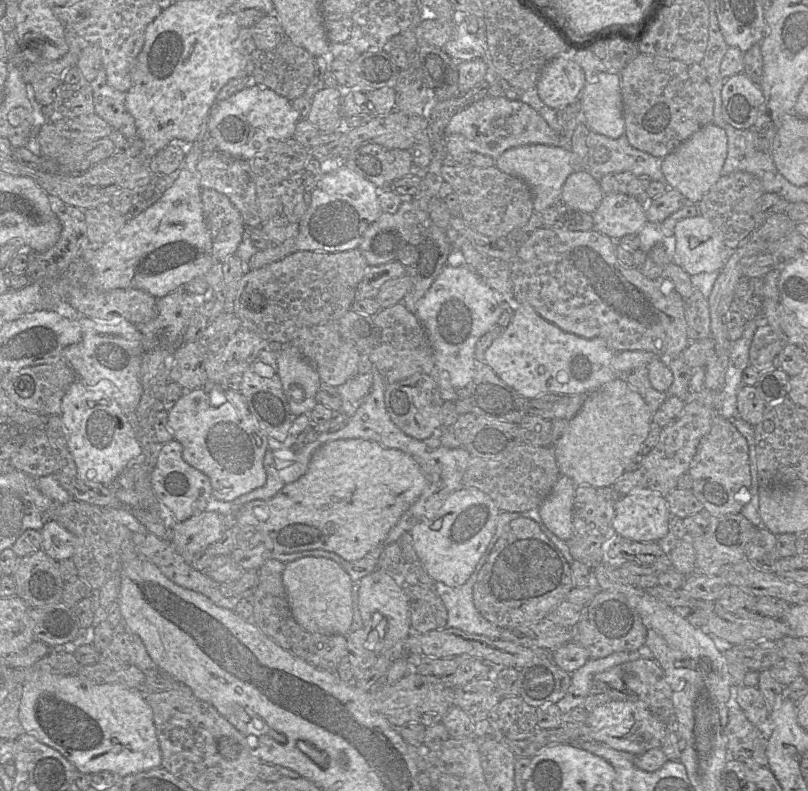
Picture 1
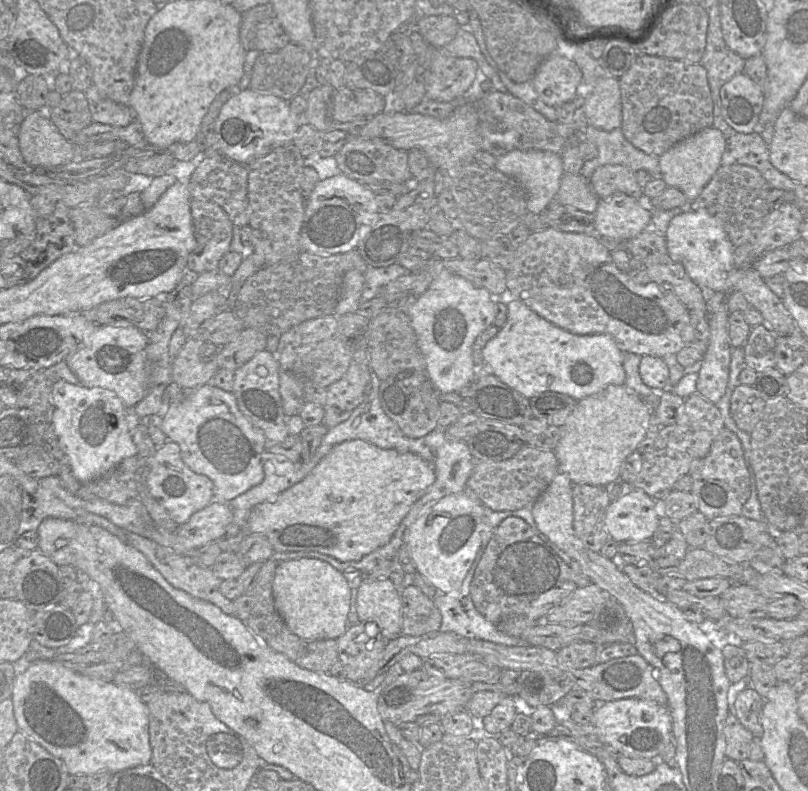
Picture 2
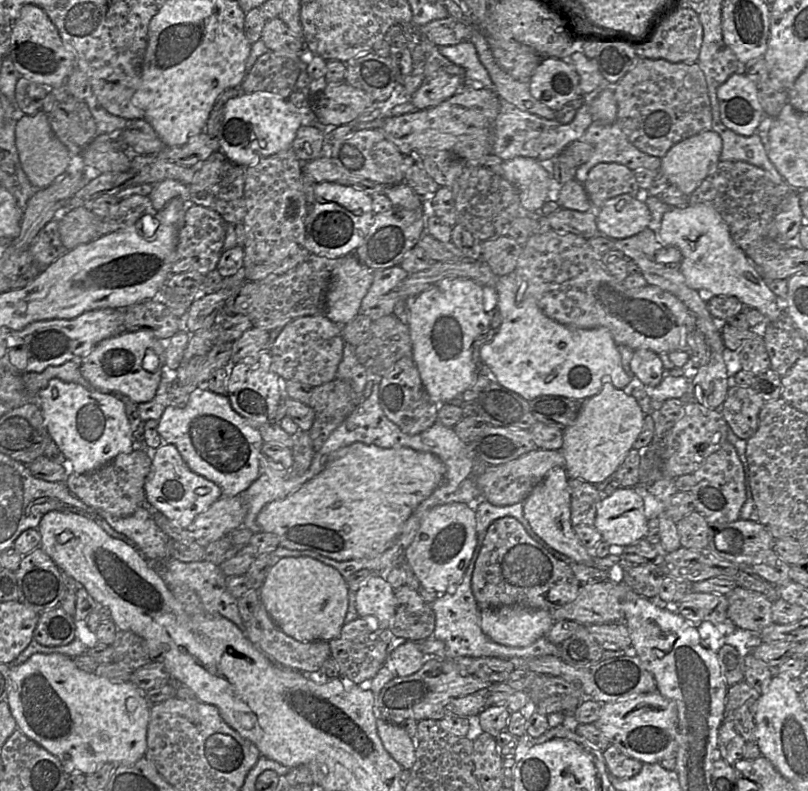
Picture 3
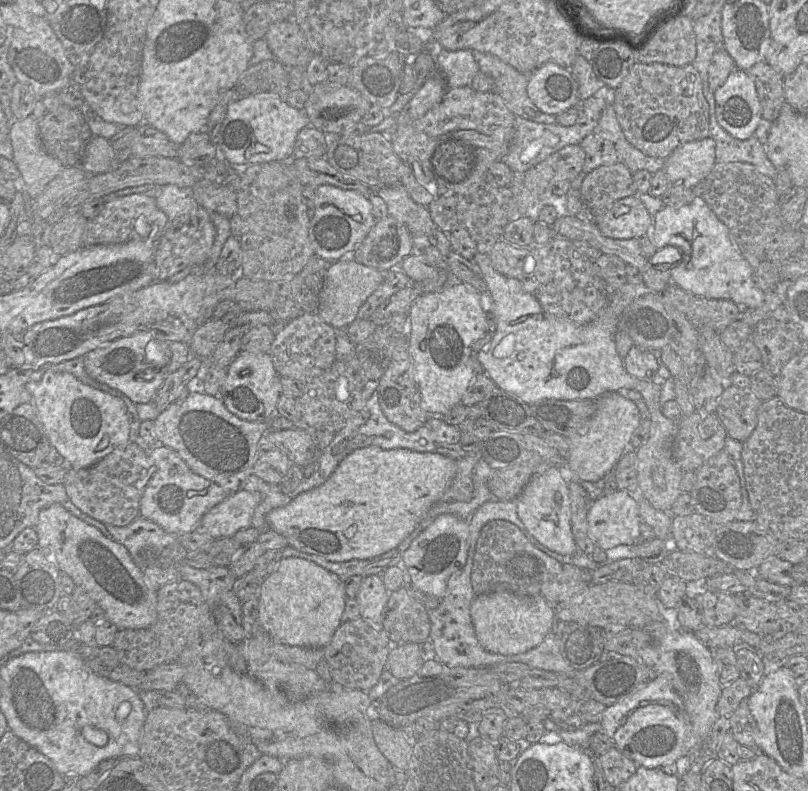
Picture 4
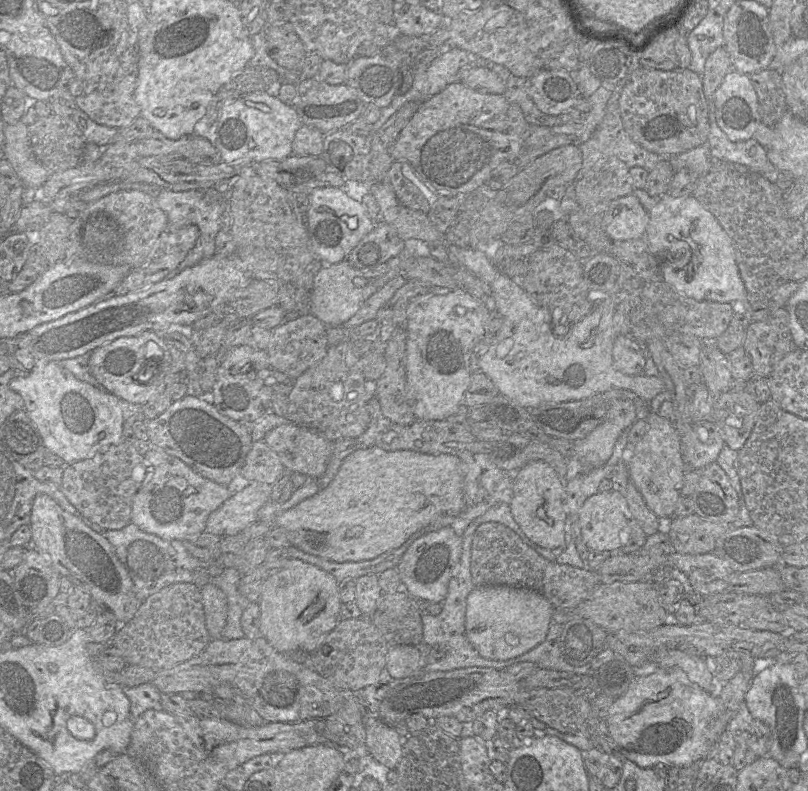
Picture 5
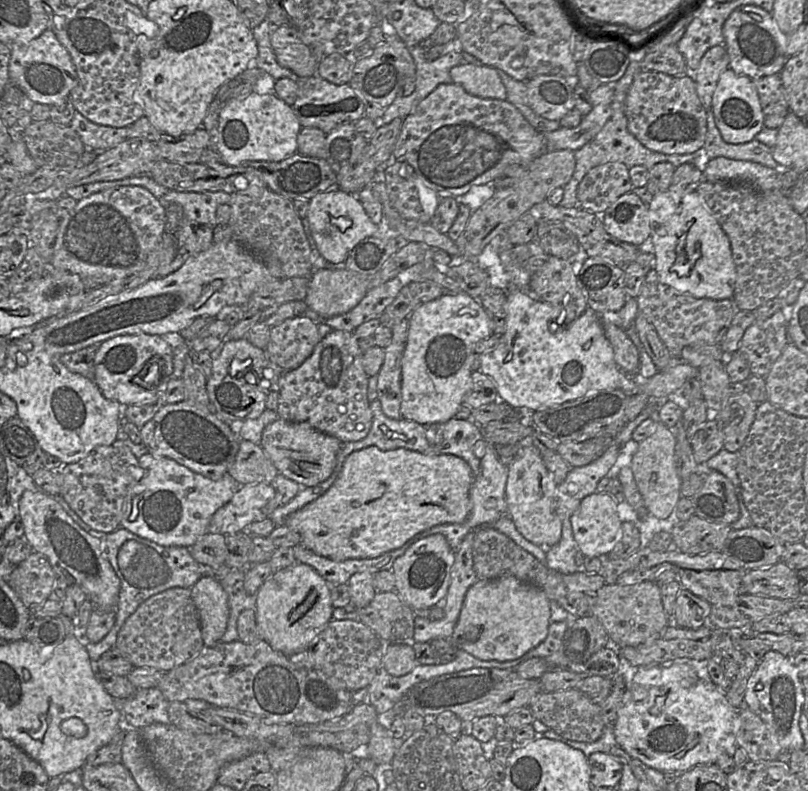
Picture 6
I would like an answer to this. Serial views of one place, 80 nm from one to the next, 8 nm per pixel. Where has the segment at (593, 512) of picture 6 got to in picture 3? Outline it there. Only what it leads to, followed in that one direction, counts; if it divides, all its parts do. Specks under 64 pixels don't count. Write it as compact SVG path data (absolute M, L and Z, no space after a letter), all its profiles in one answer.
M637 486L618 488L597 506L595 527L610 546L629 546L644 539L647 523L645 501Z

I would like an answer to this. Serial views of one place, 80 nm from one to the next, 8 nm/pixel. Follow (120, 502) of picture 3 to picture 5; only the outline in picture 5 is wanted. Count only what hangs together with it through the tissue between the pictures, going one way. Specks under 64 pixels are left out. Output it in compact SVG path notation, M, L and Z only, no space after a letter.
M127 440L102 449L92 458L63 468L61 491L81 515L105 530L120 530L131 522L133 498L146 476L144 456Z

